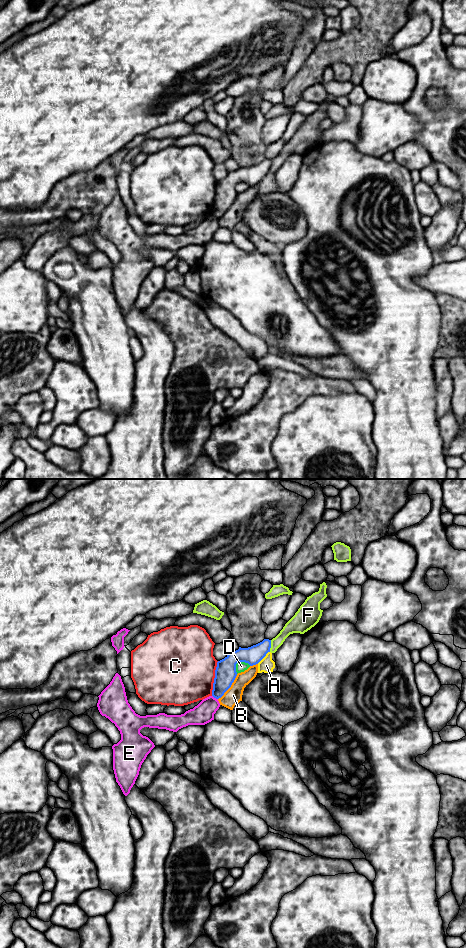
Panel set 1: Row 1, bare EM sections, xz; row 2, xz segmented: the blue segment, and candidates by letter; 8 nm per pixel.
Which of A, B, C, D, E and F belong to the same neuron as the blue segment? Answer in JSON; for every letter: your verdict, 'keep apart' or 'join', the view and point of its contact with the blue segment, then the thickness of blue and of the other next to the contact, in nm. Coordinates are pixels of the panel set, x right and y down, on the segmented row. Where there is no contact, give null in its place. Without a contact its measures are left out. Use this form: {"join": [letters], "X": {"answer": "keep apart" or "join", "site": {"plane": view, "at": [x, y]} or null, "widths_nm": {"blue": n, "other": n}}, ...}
{"join": [], "A": {"answer": "keep apart", "site": {"plane": "xz", "at": [263, 657]}, "widths_nm": {"blue": 150, "other": 120}}, "B": {"answer": "keep apart", "site": {"plane": "xz", "at": [230, 686]}, "widths_nm": {"blue": 170, "other": 140}}, "C": {"answer": "keep apart", "site": {"plane": "xz", "at": [214, 678]}, "widths_nm": {"blue": 170, "other": 500}}, "D": {"answer": "keep apart", "site": {"plane": "xz", "at": [239, 661]}, "widths_nm": {"blue": 170, "other": 80}}, "E": {"answer": "keep apart", "site": {"plane": "xz", "at": [215, 697]}, "widths_nm": {"blue": 170, "other": 170}}, "F": {"answer": "keep apart", "site": {"plane": "xz", "at": [270, 646]}, "widths_nm": {"blue": 150, "other": 110}}}

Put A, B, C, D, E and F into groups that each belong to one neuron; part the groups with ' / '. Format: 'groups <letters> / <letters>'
groups A F / B / C / D / E

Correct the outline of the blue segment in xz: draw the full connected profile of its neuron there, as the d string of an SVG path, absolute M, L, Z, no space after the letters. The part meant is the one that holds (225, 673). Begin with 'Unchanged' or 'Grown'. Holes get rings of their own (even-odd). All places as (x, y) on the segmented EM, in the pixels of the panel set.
Unchanged. M264 639L262 642L248 648L239 647L238 650L229 652L224 659L218 661L215 670L212 696L219 699L231 687L237 676L237 663L245 662L250 666L256 665L270 652L270 648L271 640Z

